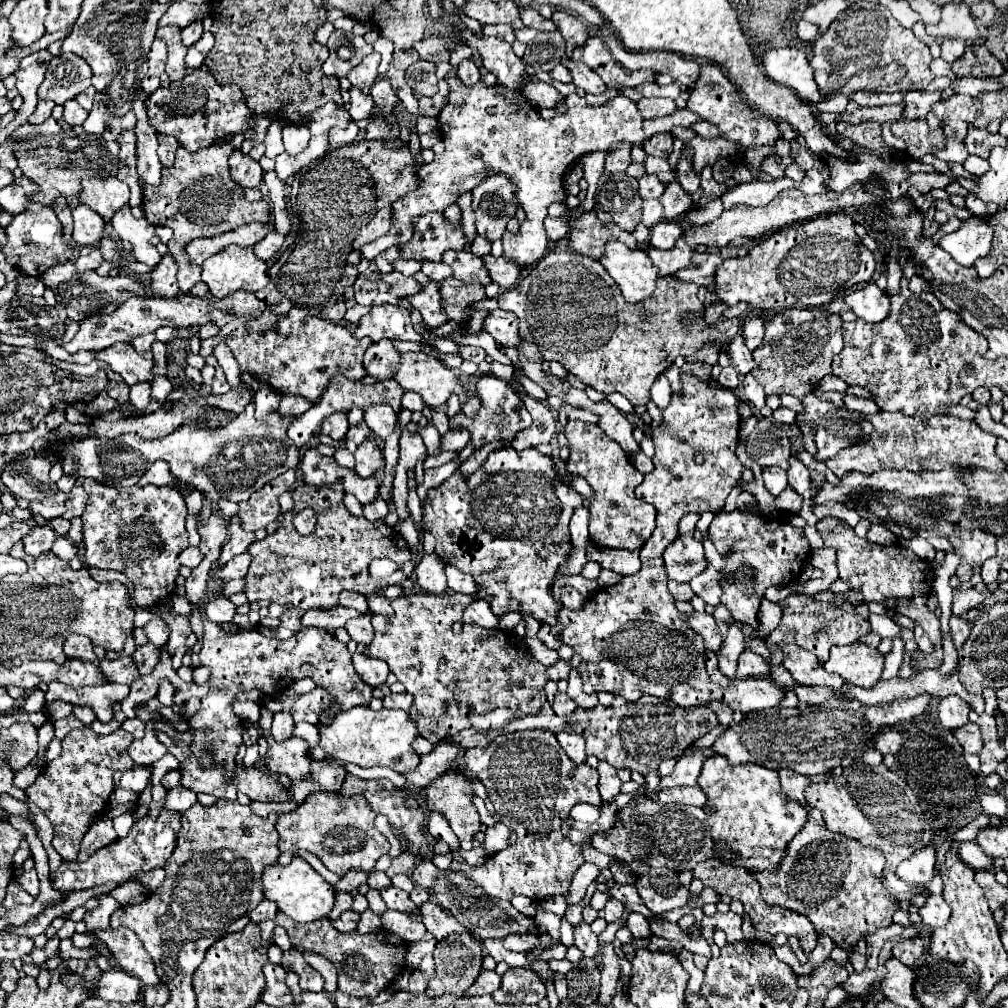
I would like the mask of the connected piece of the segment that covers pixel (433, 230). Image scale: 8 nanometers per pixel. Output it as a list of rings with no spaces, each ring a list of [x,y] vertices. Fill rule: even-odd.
[[[424,214],[414,220],[414,238],[408,244],[392,246],[384,252],[386,260],[392,264],[398,258],[414,258],[418,262],[430,260],[440,262],[446,250],[462,250],[464,246],[472,244],[466,238],[460,222],[448,222],[444,214]]]

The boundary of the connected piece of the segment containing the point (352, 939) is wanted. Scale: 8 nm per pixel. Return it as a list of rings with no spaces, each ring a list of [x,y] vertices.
[[[282,912],[276,914],[274,922],[288,932],[294,948],[322,954],[324,958],[334,962],[338,970],[340,992],[346,992],[350,996],[376,998],[382,990],[390,988],[394,984],[394,978],[405,969],[404,957],[408,943],[388,930],[370,932],[370,934],[360,934],[354,930],[354,932],[342,934],[330,924],[328,918],[320,918],[308,924],[298,924]]]

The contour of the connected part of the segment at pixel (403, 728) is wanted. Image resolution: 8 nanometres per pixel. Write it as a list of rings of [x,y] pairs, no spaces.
[[[356,706],[346,712],[338,712],[326,726],[320,726],[320,742],[310,746],[312,760],[322,760],[332,756],[342,762],[354,762],[358,766],[386,766],[400,774],[414,770],[420,762],[420,756],[414,752],[412,742],[418,738],[418,726],[410,722],[408,714],[402,710],[378,710],[374,712],[368,706]]]

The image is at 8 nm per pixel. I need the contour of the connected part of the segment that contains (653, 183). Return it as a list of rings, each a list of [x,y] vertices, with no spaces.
[[[644,176],[638,180],[640,184],[640,196],[646,200],[646,198],[660,198],[662,192],[664,192],[664,184],[656,178],[656,176]]]

